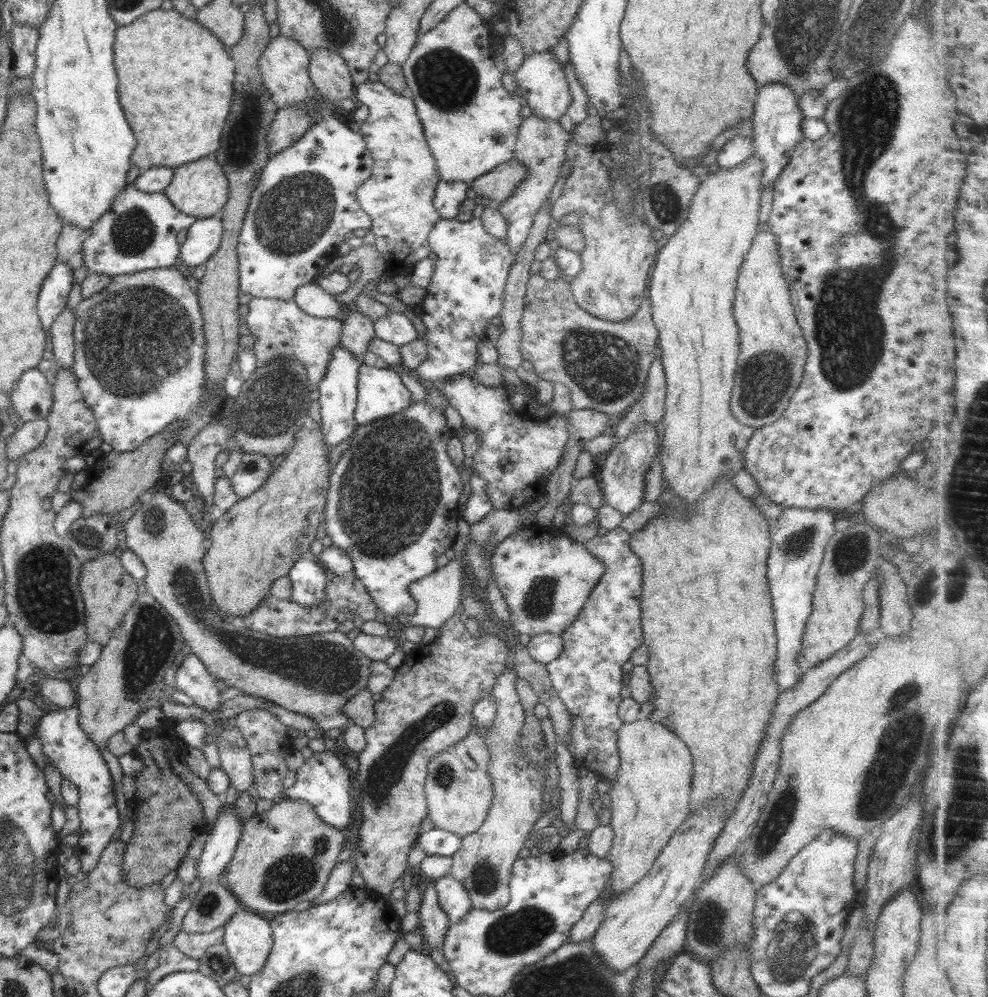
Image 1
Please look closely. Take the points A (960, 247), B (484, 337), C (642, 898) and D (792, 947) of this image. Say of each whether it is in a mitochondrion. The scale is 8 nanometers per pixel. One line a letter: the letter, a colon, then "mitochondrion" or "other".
A: other
B: other
C: other
D: mitochondrion

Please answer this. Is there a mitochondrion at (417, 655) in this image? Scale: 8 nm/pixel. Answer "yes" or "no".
no

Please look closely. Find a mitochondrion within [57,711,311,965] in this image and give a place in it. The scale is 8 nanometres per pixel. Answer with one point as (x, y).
(210, 903)

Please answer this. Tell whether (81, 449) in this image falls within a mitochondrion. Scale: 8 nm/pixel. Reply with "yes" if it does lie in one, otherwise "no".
no

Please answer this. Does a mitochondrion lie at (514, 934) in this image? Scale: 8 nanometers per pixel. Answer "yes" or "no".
yes

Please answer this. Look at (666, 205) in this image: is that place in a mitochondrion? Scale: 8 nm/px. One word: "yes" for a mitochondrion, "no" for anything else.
yes

